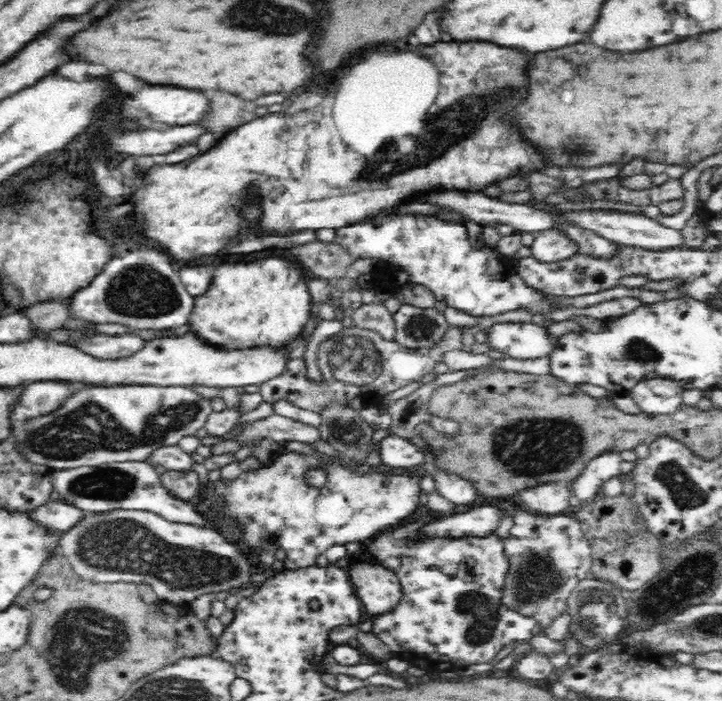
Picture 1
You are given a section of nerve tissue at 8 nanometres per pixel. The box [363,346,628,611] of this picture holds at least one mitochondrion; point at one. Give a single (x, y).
(545, 445)

